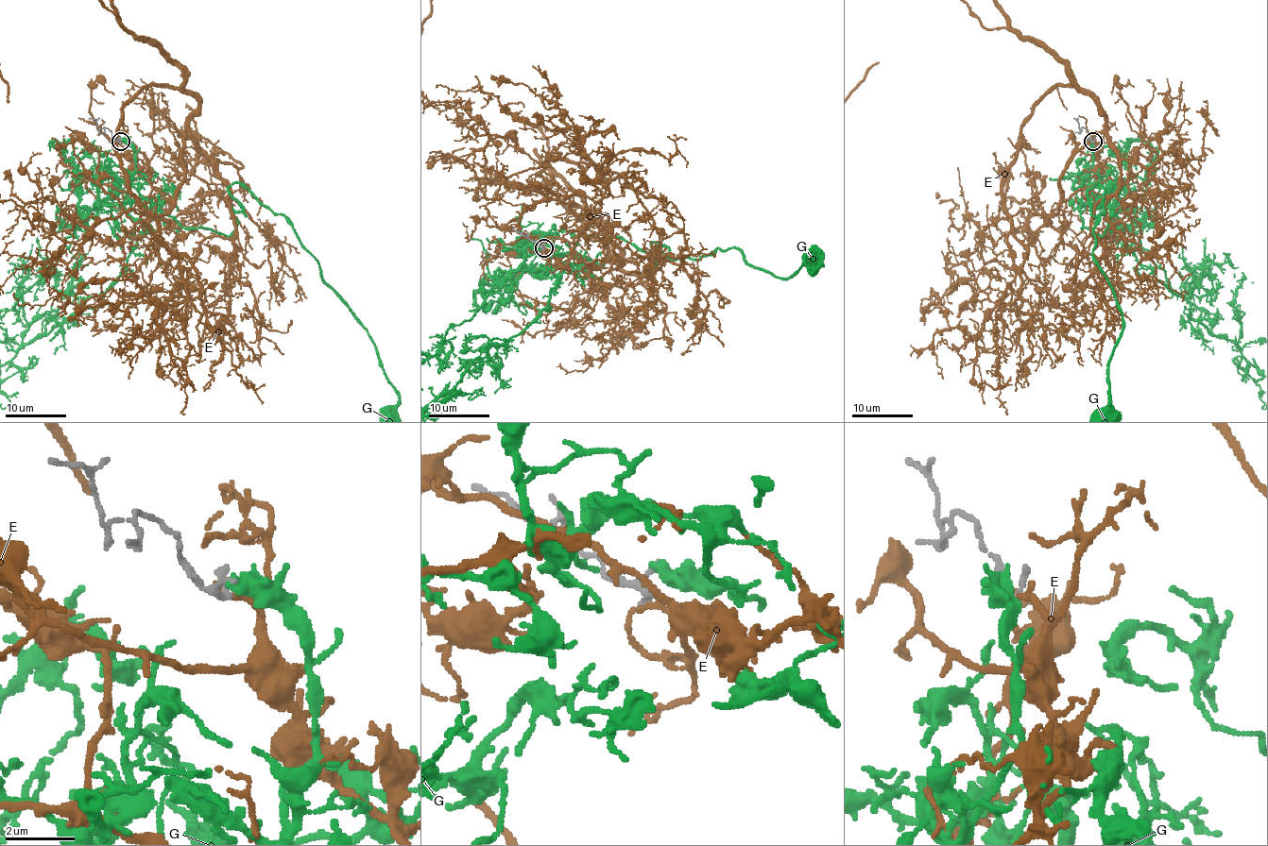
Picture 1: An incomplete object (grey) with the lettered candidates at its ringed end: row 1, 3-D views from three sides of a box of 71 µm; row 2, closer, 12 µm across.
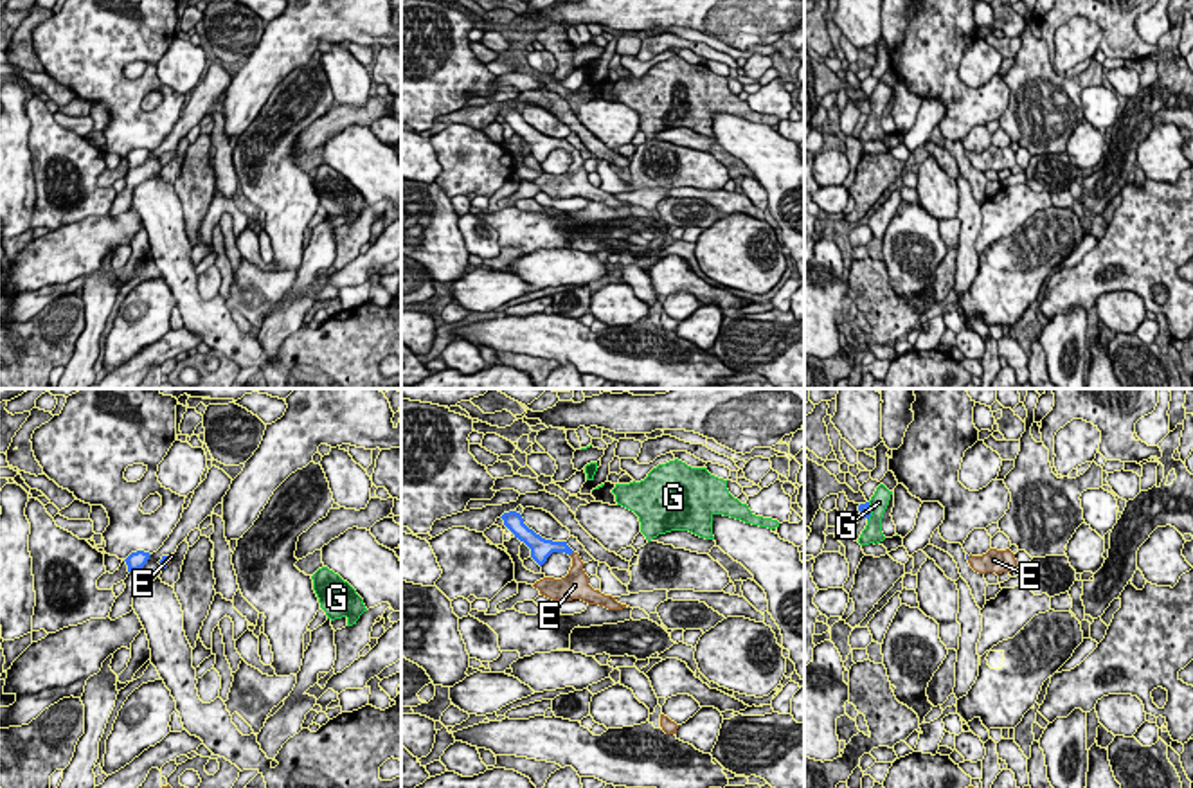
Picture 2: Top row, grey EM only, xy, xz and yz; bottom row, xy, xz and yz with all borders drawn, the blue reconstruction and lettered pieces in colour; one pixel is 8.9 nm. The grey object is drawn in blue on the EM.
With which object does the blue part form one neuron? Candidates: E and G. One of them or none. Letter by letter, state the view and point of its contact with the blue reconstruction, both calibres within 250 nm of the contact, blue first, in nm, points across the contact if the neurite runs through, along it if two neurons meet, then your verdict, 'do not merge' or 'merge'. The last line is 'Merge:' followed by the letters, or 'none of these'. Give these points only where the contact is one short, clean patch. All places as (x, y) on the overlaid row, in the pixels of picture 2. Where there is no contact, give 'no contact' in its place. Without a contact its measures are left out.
E: xz (571, 553) | 160/200 nm | across xz (544, 547), (571, 553), (576, 580) | merge
G: yz (870, 511) | 100/170 nm | along yz (870, 502), (868, 520) | do not merge
Merge: E

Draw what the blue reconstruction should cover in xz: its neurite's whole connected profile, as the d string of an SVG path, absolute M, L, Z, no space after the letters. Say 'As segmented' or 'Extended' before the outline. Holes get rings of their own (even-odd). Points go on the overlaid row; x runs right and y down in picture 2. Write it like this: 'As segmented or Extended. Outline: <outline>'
As segmented. Outline: M516 511L504 513L500 518L504 520L504 525L515 534L515 538L518 538L520 542L524 542L531 549L531 558L540 567L547 561L547 558L552 552L565 552L569 556L574 552L567 545L567 542L552 542L552 540L545 540L540 534L536 534L533 529L529 529L524 524L522 515L516 513Z

